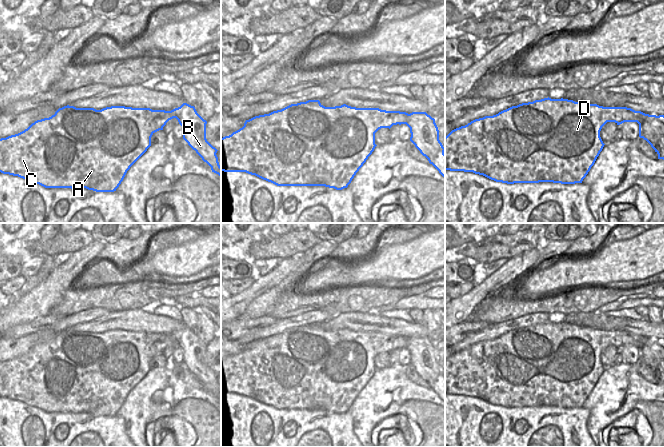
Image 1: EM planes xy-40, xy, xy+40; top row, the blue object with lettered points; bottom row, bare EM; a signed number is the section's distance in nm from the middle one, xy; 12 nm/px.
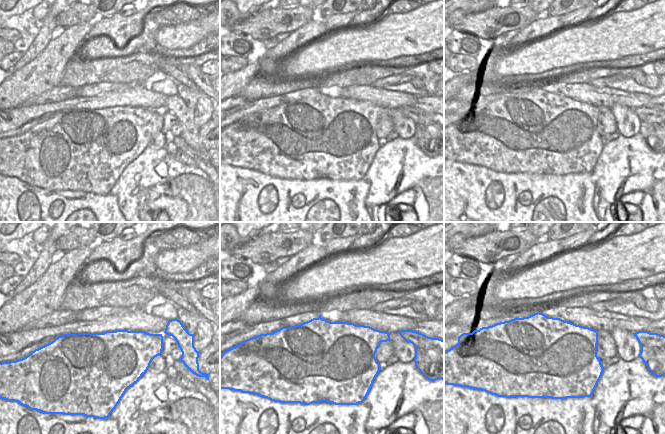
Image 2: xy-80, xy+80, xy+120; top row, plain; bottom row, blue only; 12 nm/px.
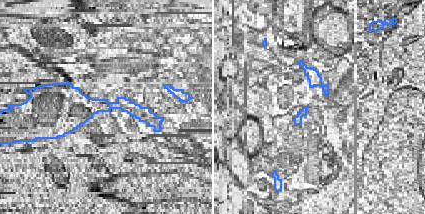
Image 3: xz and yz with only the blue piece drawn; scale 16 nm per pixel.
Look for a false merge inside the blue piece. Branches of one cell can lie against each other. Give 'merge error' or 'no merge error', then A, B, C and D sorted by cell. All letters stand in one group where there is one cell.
merge error; A C D / B

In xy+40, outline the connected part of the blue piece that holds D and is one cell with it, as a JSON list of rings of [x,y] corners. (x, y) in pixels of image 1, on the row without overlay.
[[[549,321],[512,330],[452,354],[445,361],[445,394],[473,396],[507,408],[582,407],[605,369],[600,361],[602,351],[607,346],[617,347],[616,336],[626,334],[627,331],[603,331]]]

